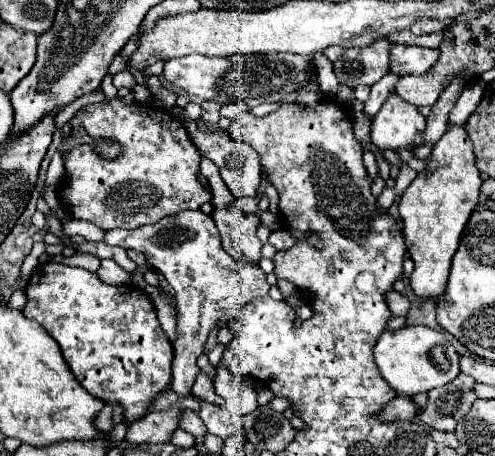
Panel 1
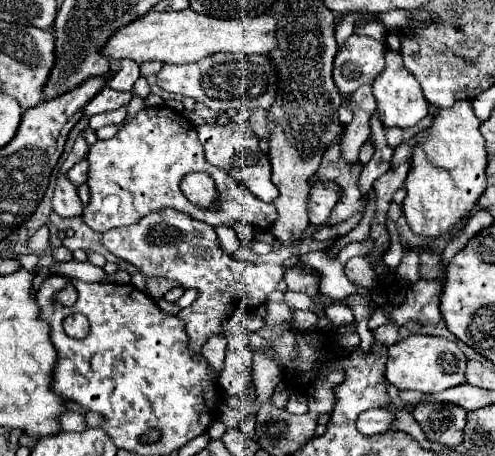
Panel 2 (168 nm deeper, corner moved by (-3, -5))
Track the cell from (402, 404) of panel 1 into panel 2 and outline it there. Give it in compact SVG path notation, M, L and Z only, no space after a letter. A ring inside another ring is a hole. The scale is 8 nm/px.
M373 408L359 414L357 430L365 436L373 436L373 434L387 432L391 424L393 424L393 414L387 408Z

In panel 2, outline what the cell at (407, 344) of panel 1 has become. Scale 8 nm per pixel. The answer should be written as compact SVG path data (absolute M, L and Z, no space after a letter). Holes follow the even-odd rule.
M415 334L415 336L407 336L405 340L389 346L385 378L397 390L417 390L423 394L433 394L433 392L443 392L447 388L463 384L465 366L467 366L467 358L455 342L447 338Z

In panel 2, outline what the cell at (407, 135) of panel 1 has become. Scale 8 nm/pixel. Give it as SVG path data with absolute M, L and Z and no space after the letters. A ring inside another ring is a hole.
M387 48L387 52L385 52L385 68L373 80L371 88L373 88L375 102L377 102L377 114L379 114L379 120L383 122L383 126L399 126L401 130L405 130L405 128L417 126L429 114L429 102L425 100L419 82L405 68L401 54L393 52L391 48Z

